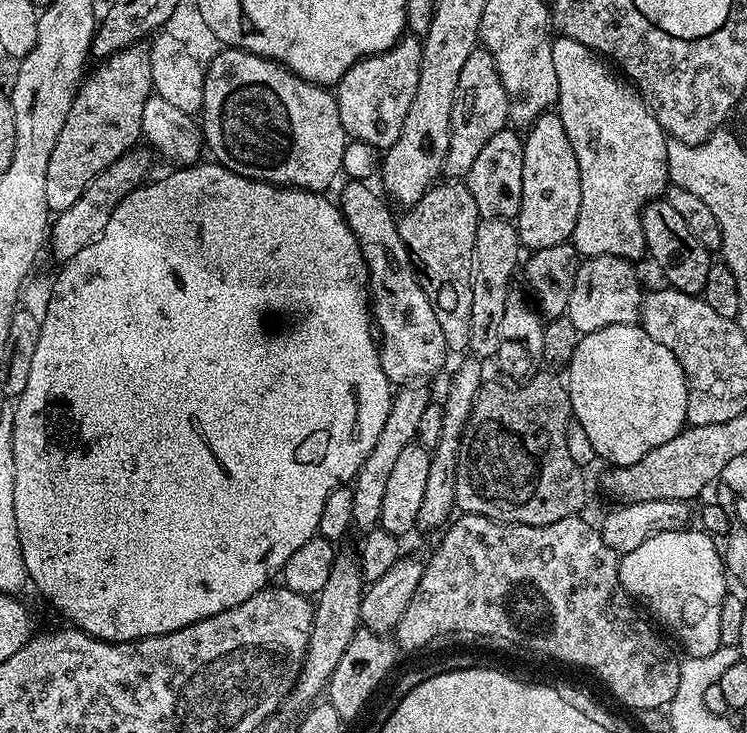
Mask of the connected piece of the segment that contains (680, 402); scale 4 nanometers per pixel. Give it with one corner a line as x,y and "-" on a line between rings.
639,323
606,326
602,330
585,332
574,350
574,358
566,369
568,397
572,403
573,417
580,423
582,430
590,437
597,457
609,460
609,465
621,468
638,462
654,446
670,442
686,427
688,419
688,383
682,366
662,342
654,342
650,334

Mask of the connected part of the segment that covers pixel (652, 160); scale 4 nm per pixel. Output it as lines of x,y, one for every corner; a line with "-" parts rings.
557,35
552,42
552,53
554,74
558,74
558,98
554,108
562,118
570,146
574,146
574,158
578,158
582,182
582,206
570,242
584,258
617,256
623,260
639,261
639,256
643,257
646,252
640,216
650,201
665,195
670,184
667,168
669,137
654,118
644,97
593,49
582,46
582,42
574,42
574,38

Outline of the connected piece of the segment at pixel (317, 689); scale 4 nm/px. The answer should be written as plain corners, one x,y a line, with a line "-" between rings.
337,551
334,570
330,570
330,579
314,597
308,649
304,655
304,662
300,666
296,685
289,690
288,698
282,705
285,713
287,711
303,713
325,693
330,682
330,674
334,674
334,666
338,666
338,658
342,658
346,646
350,646
350,638
354,638
357,628
361,627
360,607
365,587
366,581
360,572
359,555
355,551

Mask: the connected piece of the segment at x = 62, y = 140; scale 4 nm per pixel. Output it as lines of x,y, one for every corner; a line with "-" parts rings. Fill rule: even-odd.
147,47
124,48
97,64
100,65
93,72
91,69
77,88
70,114
66,114
66,122
62,122
62,134
58,134
58,142
54,142
54,151
46,166
46,206
52,214
74,206
74,202
82,198
82,190
86,190
110,162
133,151
137,147
136,140
141,139
142,106
146,106
146,98
153,95

